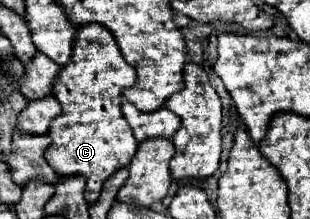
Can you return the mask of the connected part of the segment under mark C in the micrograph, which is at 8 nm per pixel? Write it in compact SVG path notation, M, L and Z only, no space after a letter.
M95 23L77 27L71 63L67 63L67 67L63 67L59 71L59 75L53 83L53 97L61 105L61 115L57 119L53 119L49 125L49 137L53 141L47 147L45 159L57 171L59 177L67 177L67 175L77 173L77 175L83 175L87 179L87 187L85 187L87 203L97 201L105 179L109 175L113 175L115 171L127 167L137 151L137 141L133 137L133 131L127 125L125 117L119 115L121 113L121 93L123 93L123 89L131 87L133 83L135 83L135 67L125 63L111 31L107 31L105 27L99 27Z

